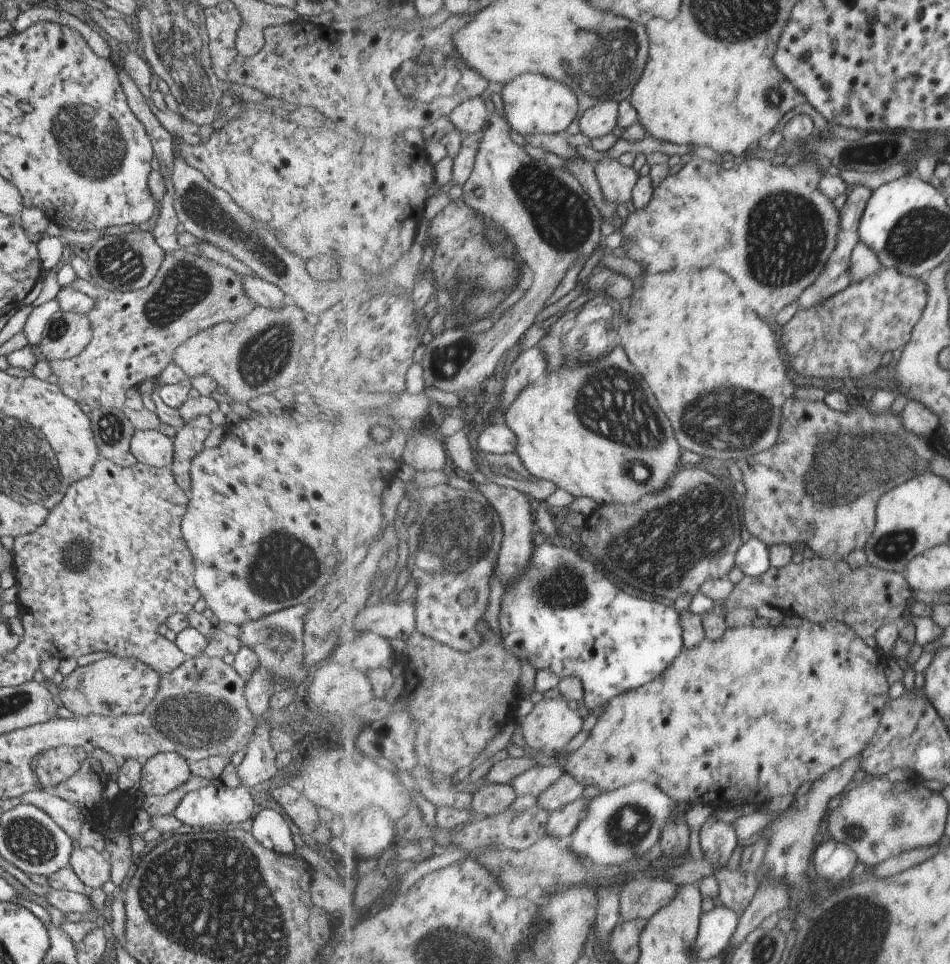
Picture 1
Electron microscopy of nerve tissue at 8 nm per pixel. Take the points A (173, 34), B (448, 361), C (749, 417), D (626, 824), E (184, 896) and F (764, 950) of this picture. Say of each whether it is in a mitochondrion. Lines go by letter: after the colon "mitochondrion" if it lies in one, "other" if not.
A: mitochondrion
B: mitochondrion
C: mitochondrion
D: mitochondrion
E: mitochondrion
F: mitochondrion

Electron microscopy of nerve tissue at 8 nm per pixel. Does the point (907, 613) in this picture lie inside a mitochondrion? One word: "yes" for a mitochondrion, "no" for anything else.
no

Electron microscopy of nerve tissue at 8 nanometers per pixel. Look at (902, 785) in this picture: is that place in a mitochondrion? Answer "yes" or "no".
no

